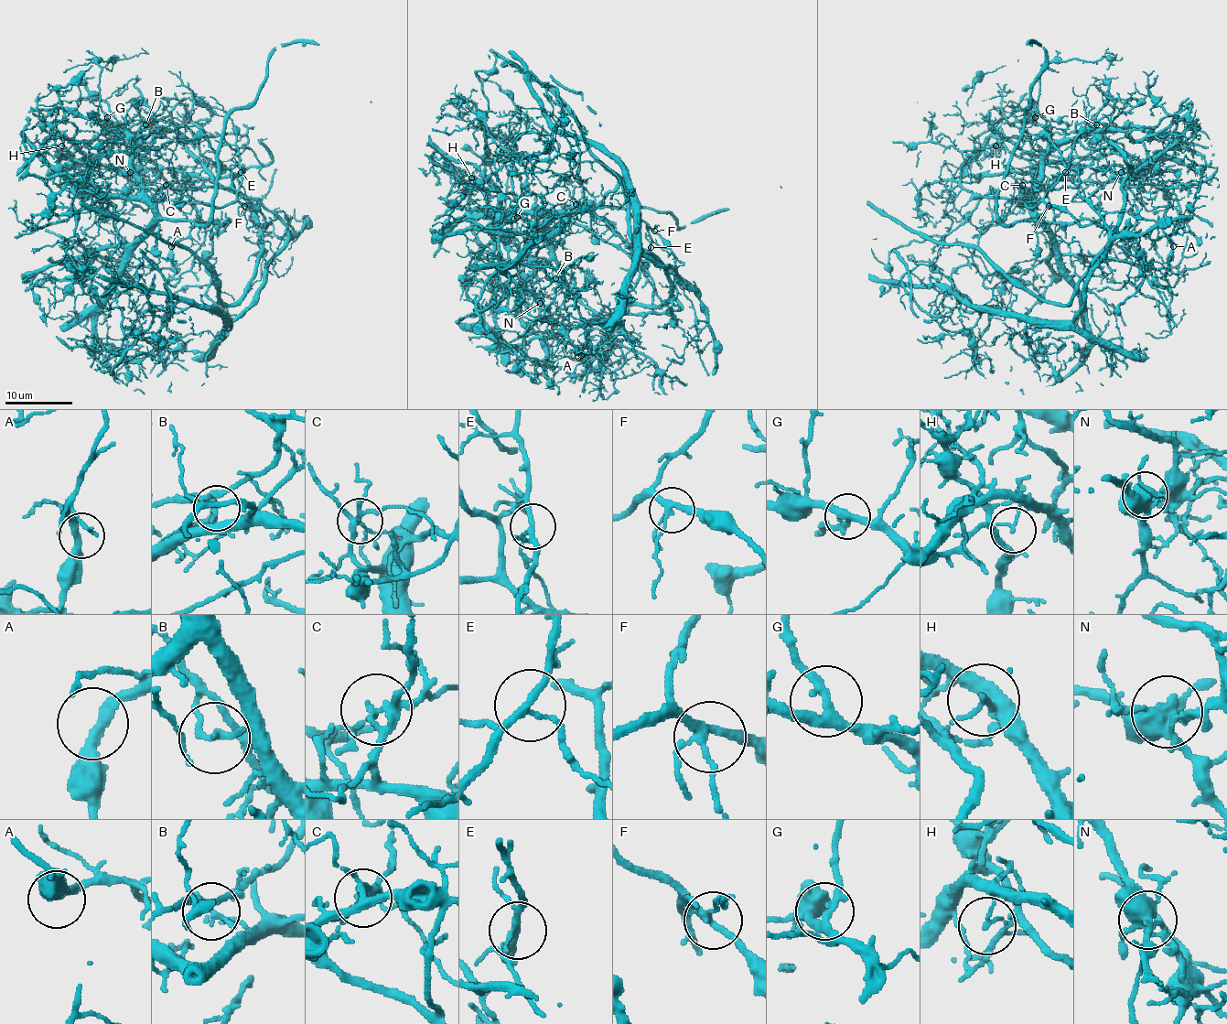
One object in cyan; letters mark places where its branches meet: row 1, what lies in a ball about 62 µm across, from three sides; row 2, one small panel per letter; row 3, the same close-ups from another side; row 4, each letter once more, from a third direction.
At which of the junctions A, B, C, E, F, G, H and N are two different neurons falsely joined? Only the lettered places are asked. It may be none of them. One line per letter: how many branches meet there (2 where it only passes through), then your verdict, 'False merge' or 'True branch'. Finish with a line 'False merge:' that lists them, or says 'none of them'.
A: Branches: 2. True branch
B: Branches: 2. False merge
C: Branches: 4. False merge
E: Branches: 4. True branch
F: Branches: 4. True branch
G: Branches: 3. True branch
H: Branches: 2. False merge
N: Branches: 5. False merge
False merge: B, C, H, N

